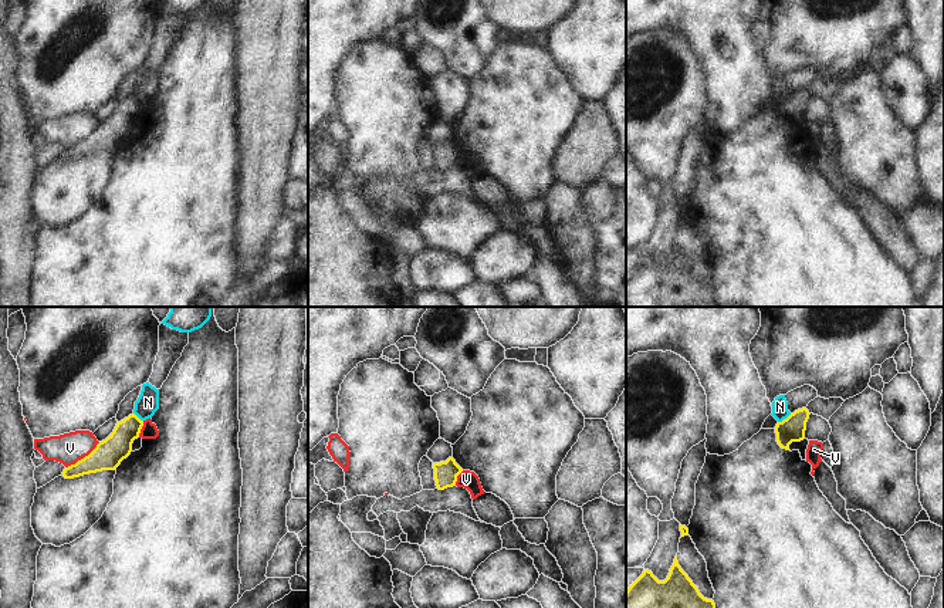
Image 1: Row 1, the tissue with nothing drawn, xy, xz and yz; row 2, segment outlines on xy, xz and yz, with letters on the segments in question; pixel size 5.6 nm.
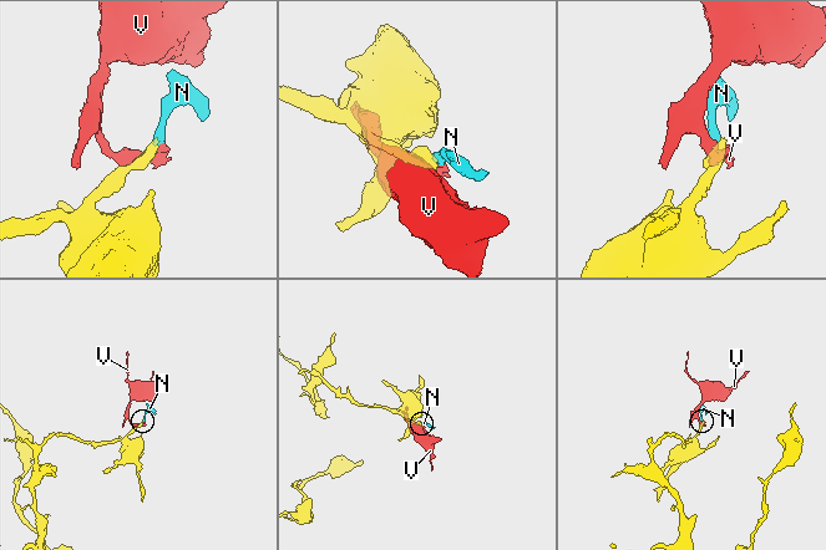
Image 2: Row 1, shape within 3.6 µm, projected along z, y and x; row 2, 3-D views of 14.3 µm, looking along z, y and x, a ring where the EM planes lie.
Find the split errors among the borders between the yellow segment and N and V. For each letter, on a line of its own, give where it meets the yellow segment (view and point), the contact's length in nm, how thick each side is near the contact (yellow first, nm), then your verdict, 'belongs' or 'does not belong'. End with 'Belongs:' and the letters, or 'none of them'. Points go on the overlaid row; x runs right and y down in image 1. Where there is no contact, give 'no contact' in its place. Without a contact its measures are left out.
N: meets yellow in yz at (784, 419); contact 90 nm long; 140 nm thick on the yellow side, 100 nm on the other; does not belong
V: meets yellow in xy at (84, 458); contact 240 nm long; 160 nm thick on the yellow side, 170 nm on the other; does not belong
Belongs: none of them

